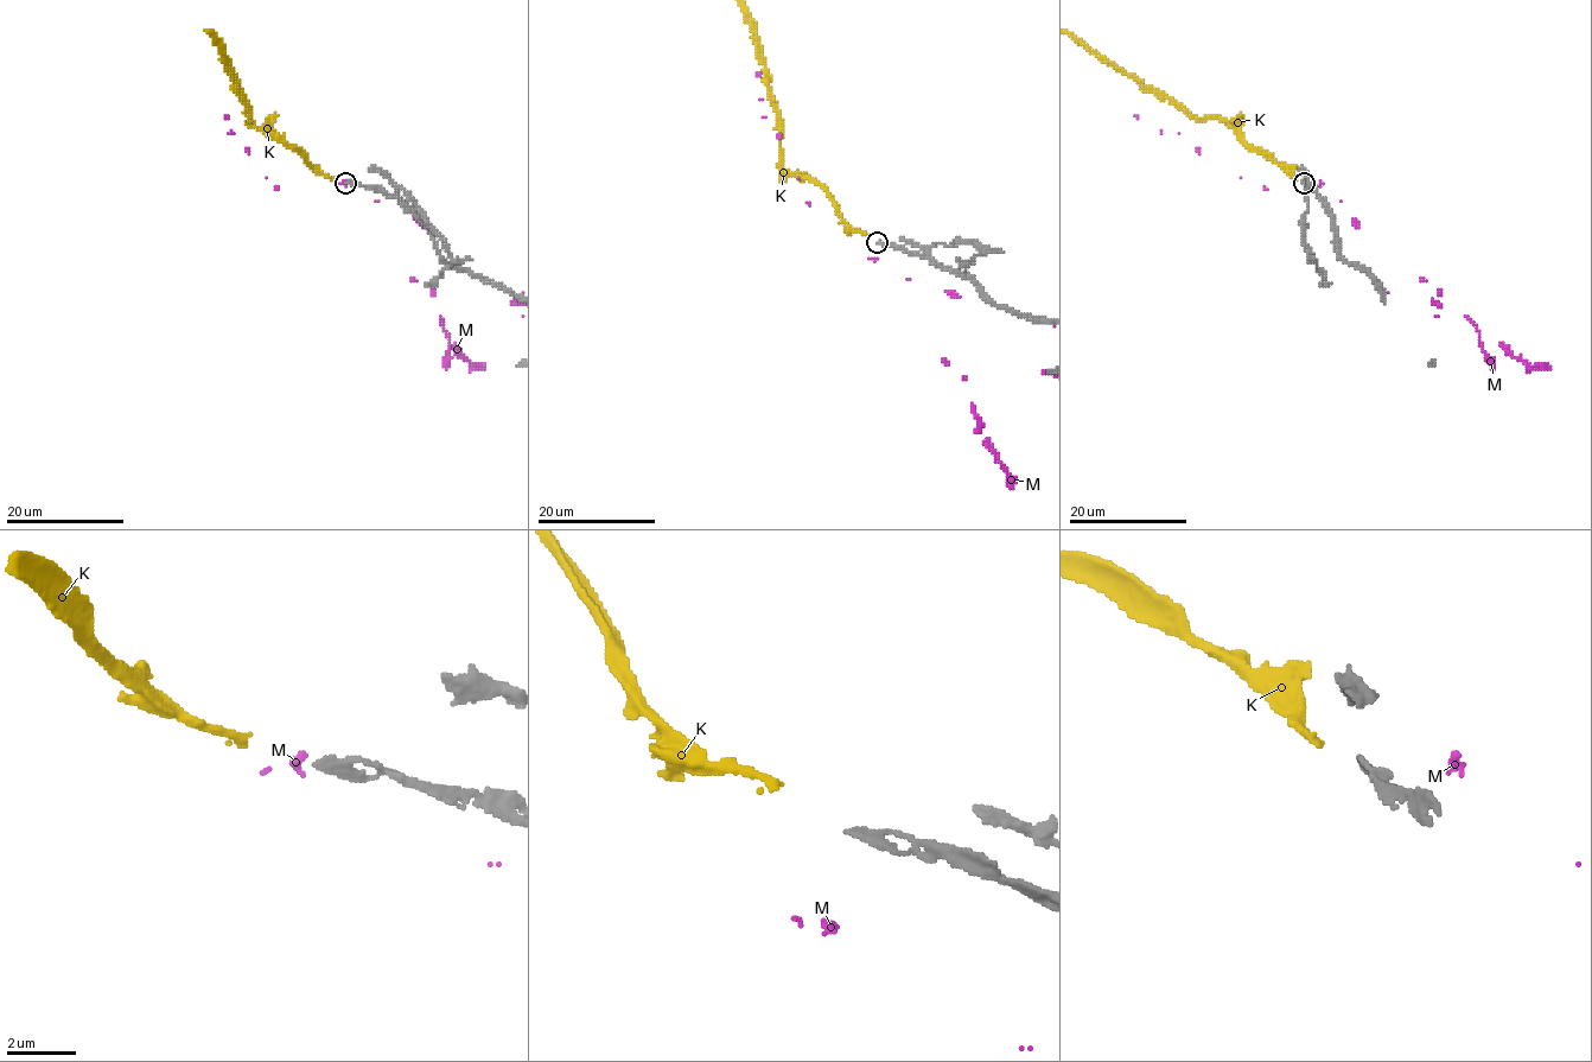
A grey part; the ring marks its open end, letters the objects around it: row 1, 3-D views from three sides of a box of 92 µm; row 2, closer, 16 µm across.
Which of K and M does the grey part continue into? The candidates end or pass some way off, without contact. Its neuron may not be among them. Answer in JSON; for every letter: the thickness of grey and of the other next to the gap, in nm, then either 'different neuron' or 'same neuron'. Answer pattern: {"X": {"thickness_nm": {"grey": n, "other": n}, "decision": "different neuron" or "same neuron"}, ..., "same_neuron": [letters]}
{"K": {"thickness_nm": {"grey": 240, "other": 220}, "decision": "same neuron"}, "M": {"thickness_nm": {"grey": 240, "other": 200}, "decision": "different neuron"}, "same_neuron": ["K"]}

